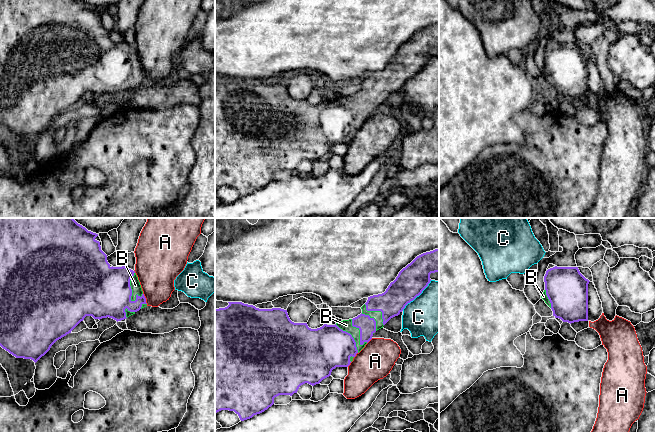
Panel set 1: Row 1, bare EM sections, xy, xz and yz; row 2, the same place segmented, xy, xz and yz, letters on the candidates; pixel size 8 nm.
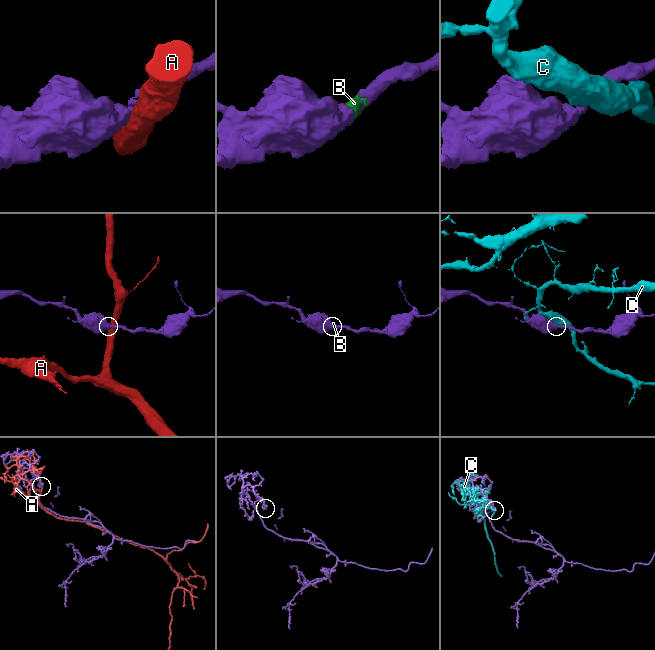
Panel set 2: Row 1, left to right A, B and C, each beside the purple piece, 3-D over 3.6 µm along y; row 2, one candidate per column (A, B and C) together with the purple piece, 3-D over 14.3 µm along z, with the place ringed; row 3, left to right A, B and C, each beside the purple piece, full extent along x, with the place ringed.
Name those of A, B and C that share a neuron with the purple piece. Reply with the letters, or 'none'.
B

